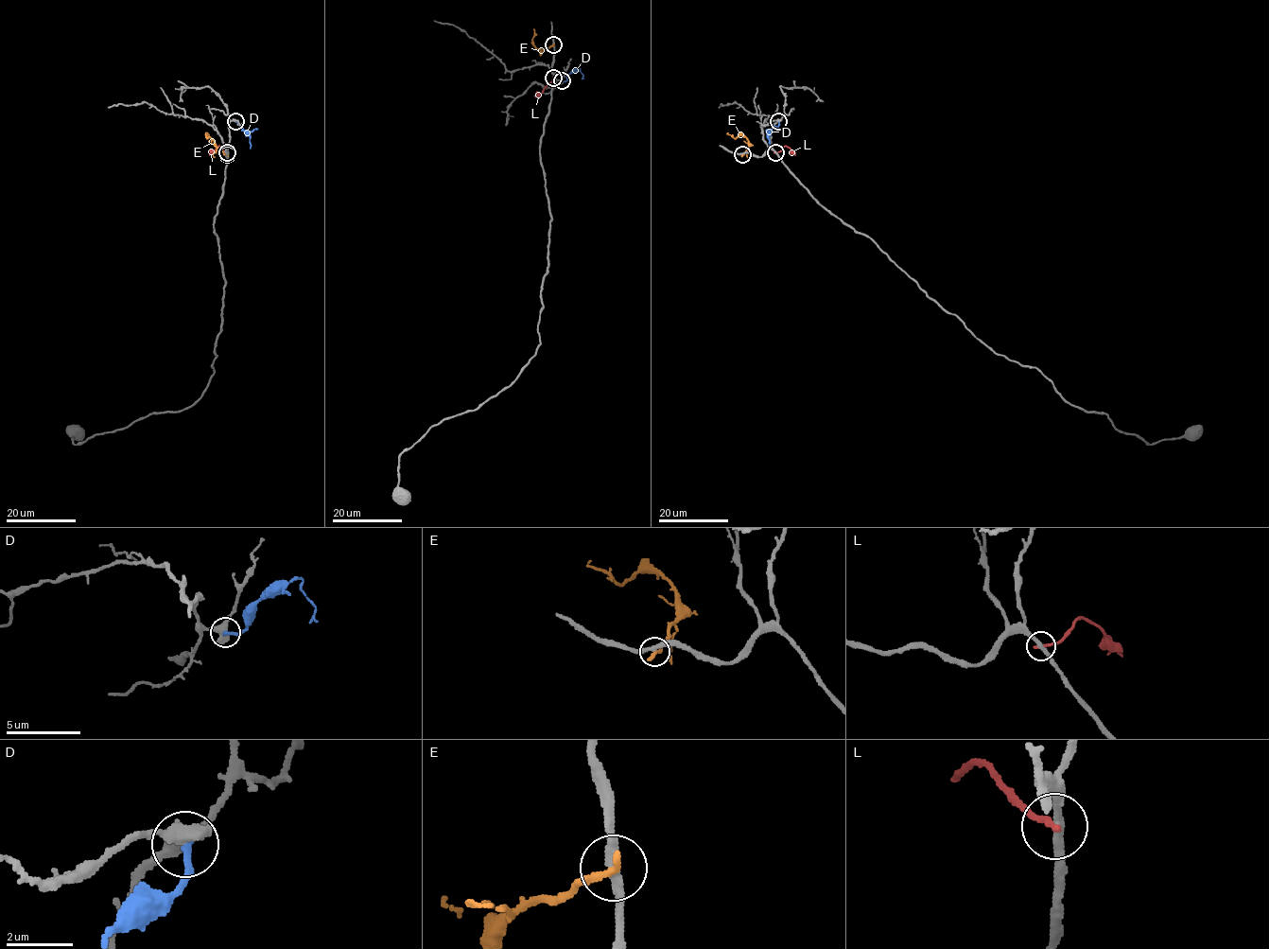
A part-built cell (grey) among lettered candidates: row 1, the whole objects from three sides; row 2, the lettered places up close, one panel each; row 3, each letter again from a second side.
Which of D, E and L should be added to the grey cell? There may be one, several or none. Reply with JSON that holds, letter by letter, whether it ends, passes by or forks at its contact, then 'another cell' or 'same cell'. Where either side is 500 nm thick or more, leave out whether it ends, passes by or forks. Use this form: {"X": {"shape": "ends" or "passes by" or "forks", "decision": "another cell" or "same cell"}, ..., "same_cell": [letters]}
{"D": {"shape": "ends", "decision": "another cell"}, "E": {"shape": "ends", "decision": "another cell"}, "L": {"shape": "ends", "decision": "another cell"}, "same_cell": []}

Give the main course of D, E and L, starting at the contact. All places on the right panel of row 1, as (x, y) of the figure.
D: (778, 121), (778, 125), (766, 131), (776, 128)
E: (742, 154), (748, 139), (743, 136), (733, 137), (727, 133)
L: (775, 152), (787, 146), (795, 155)

